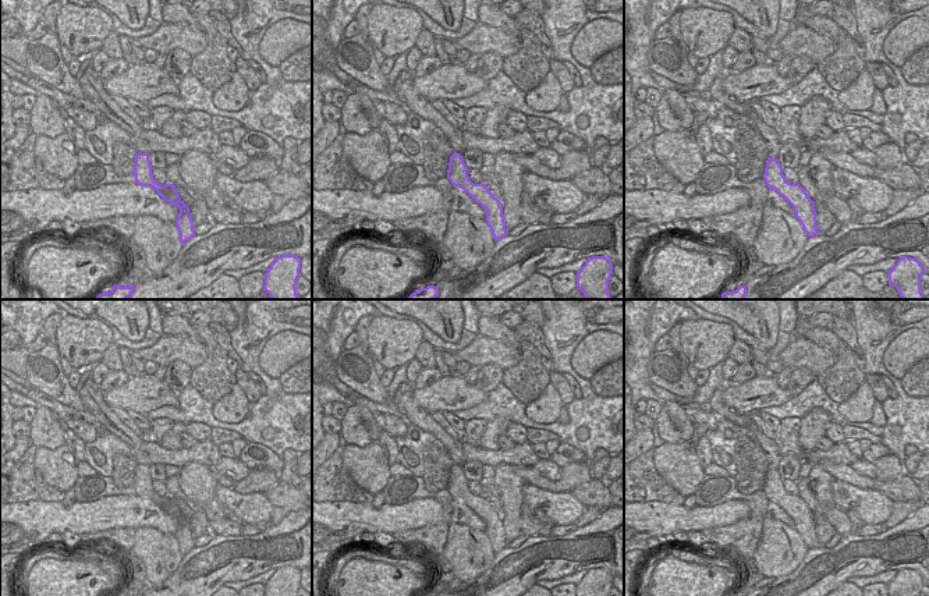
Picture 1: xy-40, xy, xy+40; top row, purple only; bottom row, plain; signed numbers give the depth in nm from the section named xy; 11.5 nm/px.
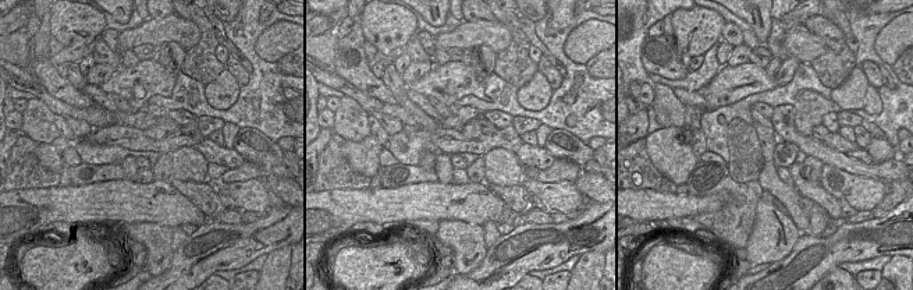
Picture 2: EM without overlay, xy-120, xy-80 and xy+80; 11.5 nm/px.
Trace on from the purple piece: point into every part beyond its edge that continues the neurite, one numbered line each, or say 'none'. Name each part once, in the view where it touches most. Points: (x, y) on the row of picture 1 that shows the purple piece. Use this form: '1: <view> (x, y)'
none.

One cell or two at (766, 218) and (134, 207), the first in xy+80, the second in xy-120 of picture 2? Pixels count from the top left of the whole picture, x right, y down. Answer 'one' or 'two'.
two

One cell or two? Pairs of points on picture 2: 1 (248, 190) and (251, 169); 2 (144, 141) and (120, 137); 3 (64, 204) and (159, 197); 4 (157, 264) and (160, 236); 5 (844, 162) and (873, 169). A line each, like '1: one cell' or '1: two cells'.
1: two cells
2: one cell
3: one cell
4: one cell
5: one cell

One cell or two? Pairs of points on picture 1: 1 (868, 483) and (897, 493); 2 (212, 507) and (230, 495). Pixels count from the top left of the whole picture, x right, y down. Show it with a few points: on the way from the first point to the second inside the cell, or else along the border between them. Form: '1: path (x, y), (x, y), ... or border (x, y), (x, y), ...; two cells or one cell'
1: path (875, 485), (890, 489); one cell
2: border (215, 496), (223, 507); two cells

